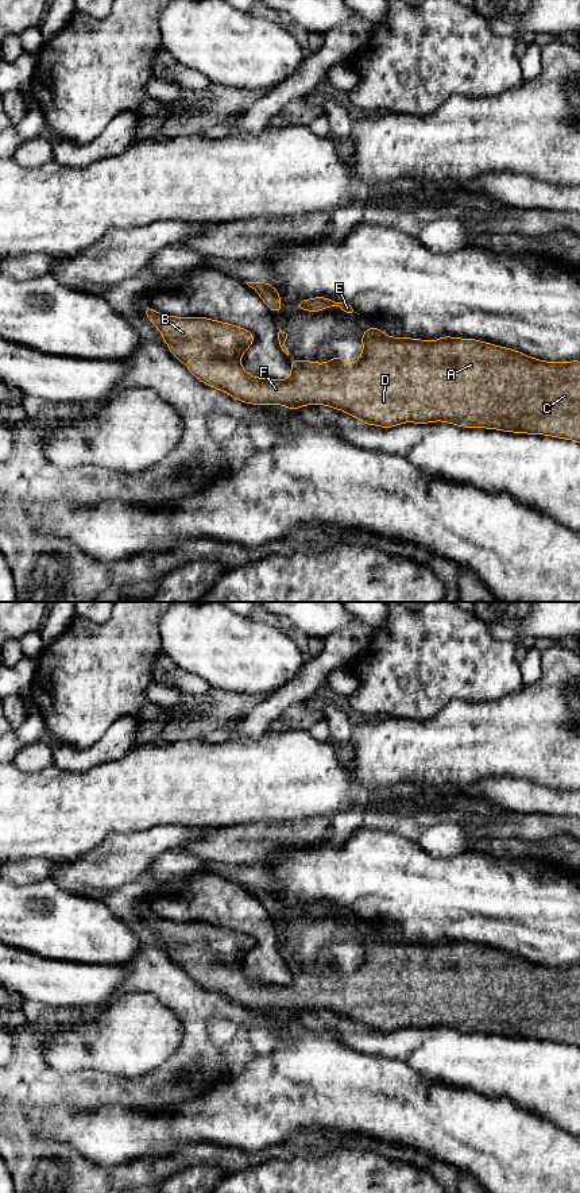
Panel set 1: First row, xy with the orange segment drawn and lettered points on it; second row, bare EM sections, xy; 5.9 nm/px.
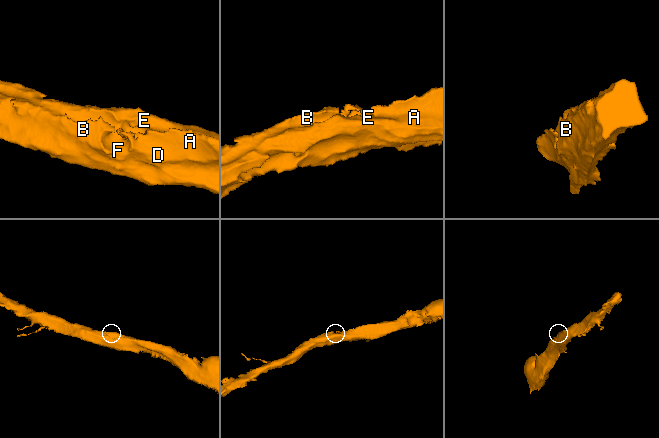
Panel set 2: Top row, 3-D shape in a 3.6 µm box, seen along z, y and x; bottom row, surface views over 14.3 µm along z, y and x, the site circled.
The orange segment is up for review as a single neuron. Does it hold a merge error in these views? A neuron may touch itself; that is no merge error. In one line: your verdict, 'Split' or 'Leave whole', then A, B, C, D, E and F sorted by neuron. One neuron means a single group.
Leave whole. Groups: A B C D E F

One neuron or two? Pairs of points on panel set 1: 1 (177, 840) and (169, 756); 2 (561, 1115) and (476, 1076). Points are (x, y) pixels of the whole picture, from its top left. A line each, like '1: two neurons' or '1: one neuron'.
1: two neurons
2: one neuron

